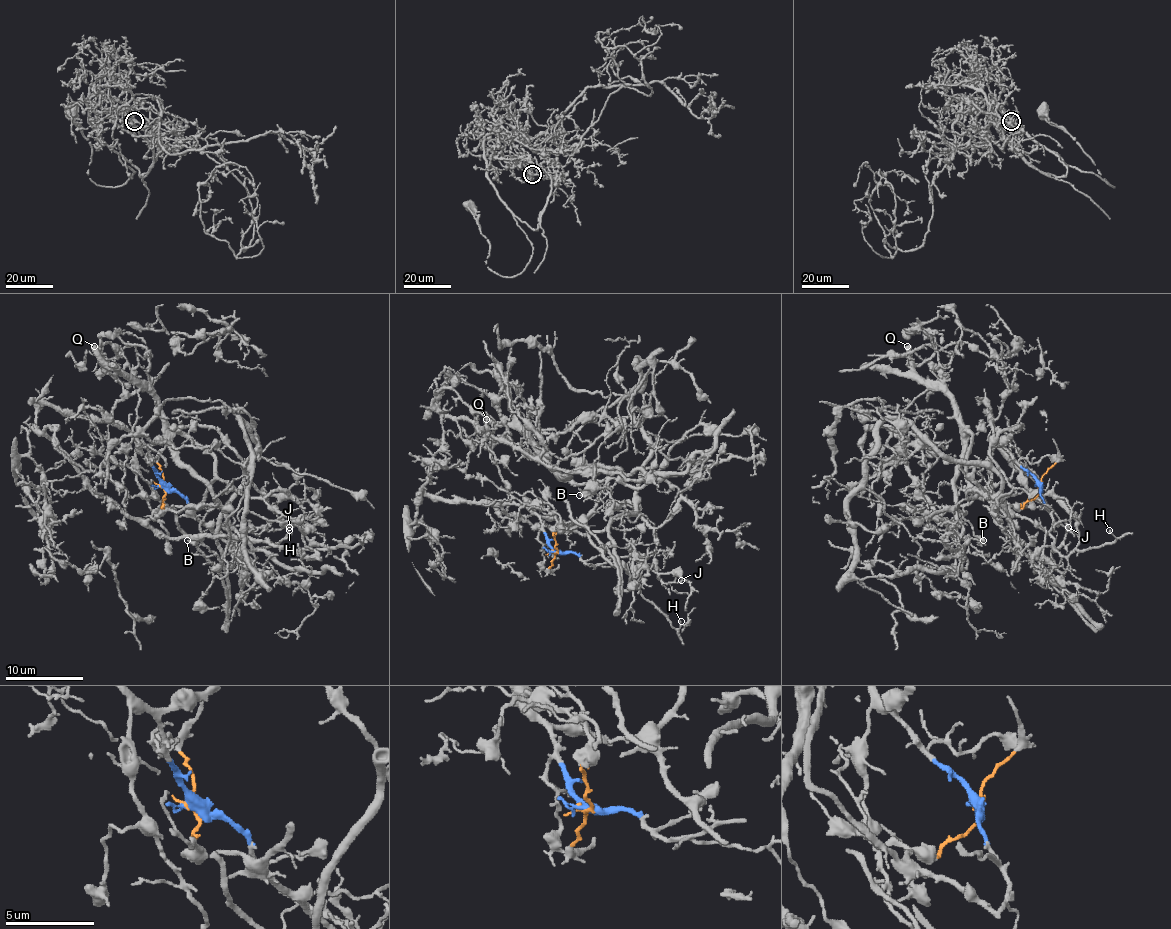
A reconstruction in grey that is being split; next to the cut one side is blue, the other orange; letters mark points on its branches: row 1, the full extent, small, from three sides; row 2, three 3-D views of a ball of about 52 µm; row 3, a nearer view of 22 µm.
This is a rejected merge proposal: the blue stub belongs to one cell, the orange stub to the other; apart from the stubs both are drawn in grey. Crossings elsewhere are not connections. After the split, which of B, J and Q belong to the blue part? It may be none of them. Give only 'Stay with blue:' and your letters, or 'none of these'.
Stay with blue: J

